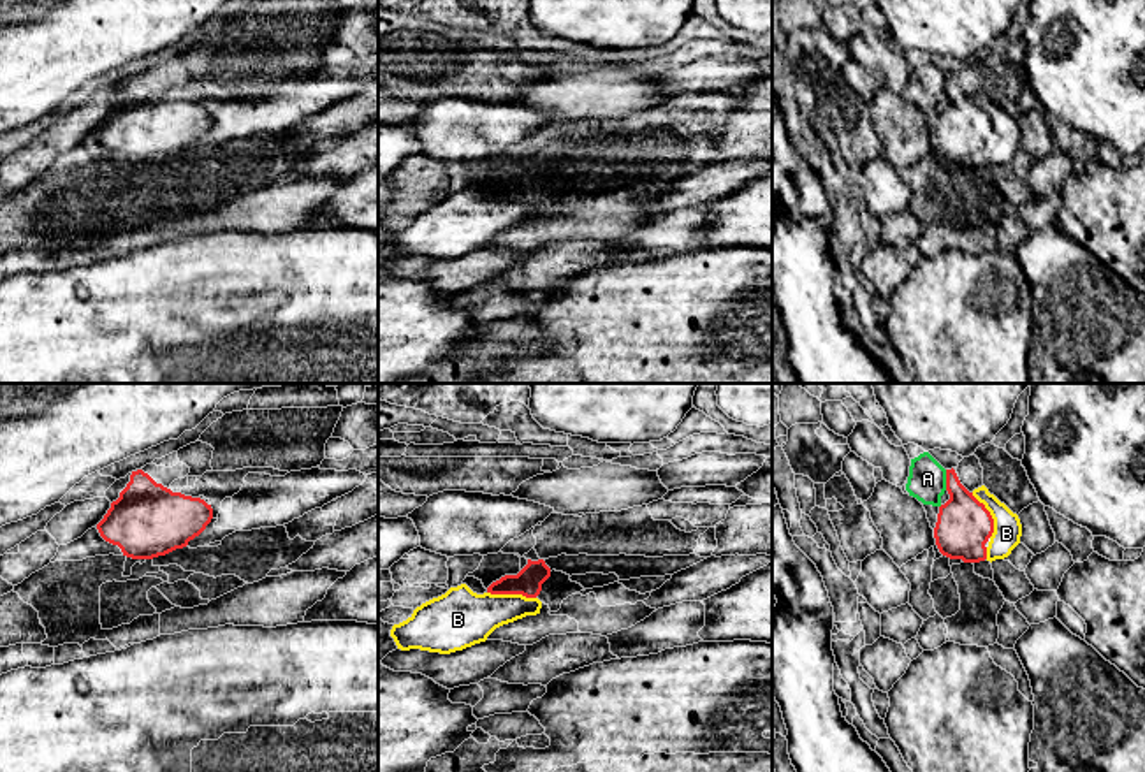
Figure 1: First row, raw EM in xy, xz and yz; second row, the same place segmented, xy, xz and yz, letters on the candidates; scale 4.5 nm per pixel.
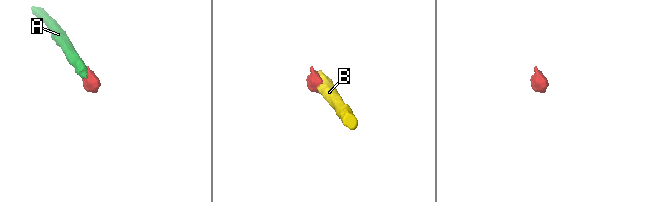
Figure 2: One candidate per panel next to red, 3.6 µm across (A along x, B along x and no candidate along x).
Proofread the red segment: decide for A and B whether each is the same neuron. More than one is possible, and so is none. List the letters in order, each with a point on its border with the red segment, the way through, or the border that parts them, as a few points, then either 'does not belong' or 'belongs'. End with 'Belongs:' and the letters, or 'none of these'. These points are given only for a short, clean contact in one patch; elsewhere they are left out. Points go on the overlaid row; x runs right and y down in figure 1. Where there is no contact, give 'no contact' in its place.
A: yz (947, 480) | along yz (945, 470), (947, 489) | does not belong
B: xz (512, 593) | belongs
Belongs: B

